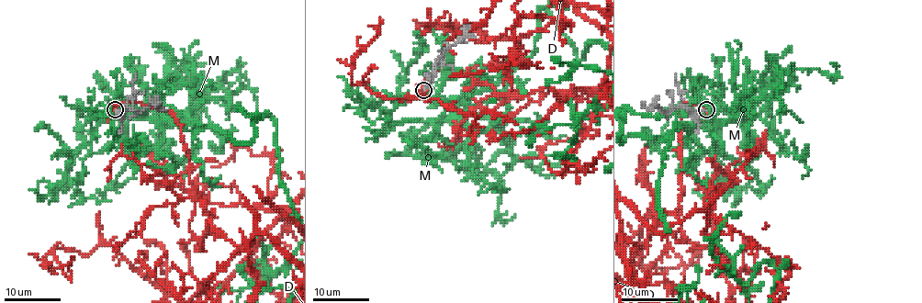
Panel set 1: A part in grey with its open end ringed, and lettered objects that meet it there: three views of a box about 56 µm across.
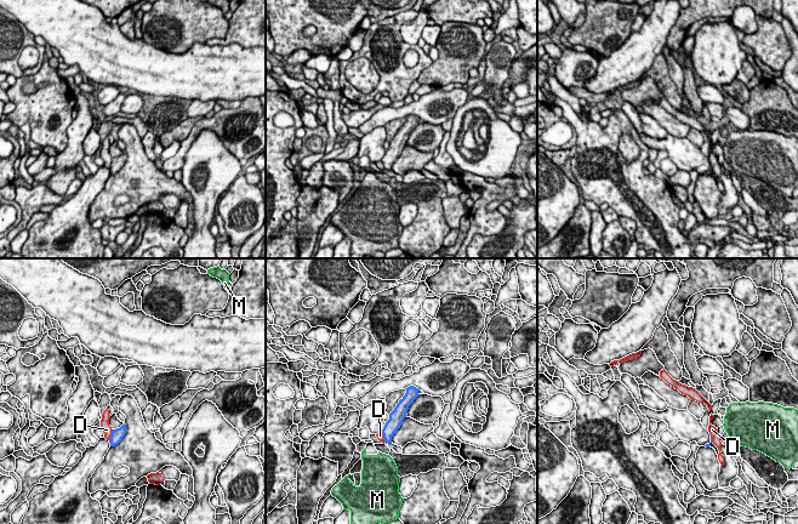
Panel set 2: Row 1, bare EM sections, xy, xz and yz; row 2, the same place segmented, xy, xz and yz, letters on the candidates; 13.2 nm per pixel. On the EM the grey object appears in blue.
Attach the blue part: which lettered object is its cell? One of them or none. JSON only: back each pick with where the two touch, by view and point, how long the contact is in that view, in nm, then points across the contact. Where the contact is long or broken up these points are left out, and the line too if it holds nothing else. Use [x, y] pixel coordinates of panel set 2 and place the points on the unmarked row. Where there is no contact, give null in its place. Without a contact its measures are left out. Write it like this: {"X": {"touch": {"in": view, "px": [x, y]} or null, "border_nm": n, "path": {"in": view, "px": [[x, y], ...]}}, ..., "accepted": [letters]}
{"M": {"touch": null}, "accepted": ["M"]}

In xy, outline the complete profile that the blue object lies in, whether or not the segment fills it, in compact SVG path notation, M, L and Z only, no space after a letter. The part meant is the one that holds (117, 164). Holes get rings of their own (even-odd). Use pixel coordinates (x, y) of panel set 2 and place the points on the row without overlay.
M124 152L120 156L113 158L110 164L110 175L118 173L126 163L126 153Z

